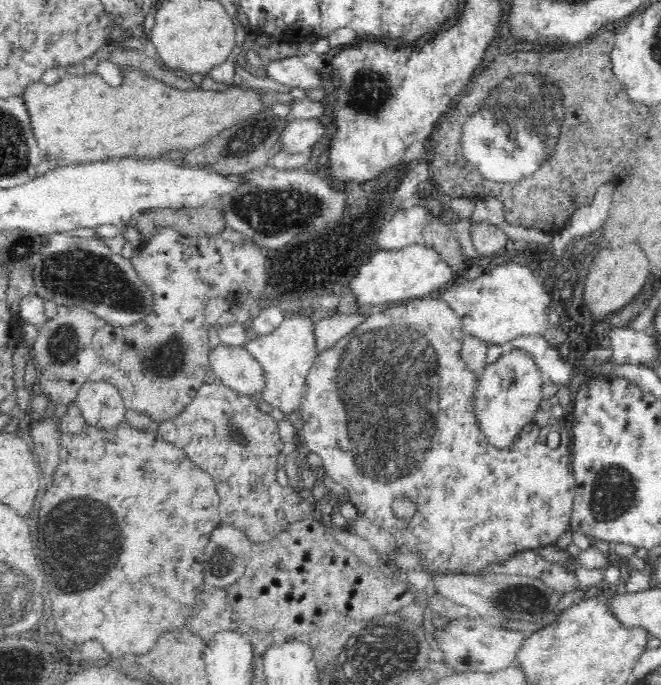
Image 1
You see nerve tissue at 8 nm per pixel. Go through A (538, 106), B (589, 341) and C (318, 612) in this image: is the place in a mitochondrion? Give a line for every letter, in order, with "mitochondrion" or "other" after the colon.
A: mitochondrion
B: other
C: other

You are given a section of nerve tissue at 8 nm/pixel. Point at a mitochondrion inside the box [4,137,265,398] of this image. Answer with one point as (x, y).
(80, 274)

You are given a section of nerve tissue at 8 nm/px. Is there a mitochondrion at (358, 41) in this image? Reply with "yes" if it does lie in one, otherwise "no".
no

